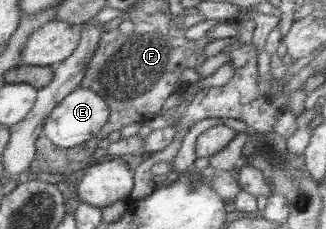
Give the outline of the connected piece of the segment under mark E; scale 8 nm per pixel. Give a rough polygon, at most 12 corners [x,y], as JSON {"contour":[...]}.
{"contour":[[77,86],[49,111],[42,136],[69,149],[109,116],[94,90]]}

